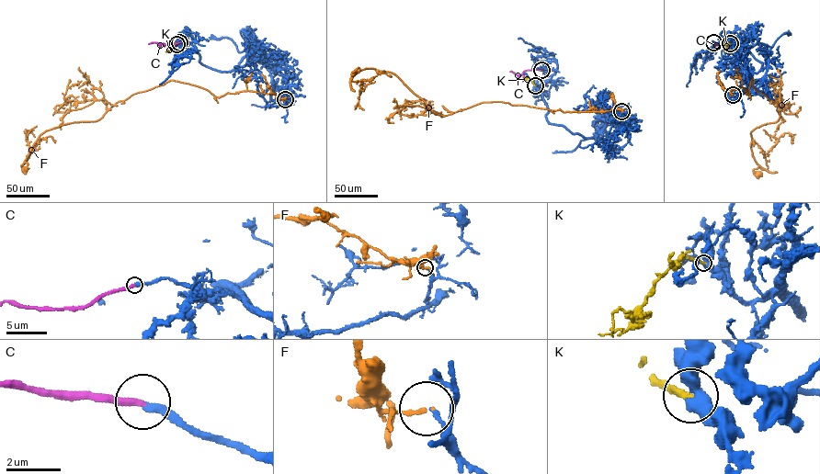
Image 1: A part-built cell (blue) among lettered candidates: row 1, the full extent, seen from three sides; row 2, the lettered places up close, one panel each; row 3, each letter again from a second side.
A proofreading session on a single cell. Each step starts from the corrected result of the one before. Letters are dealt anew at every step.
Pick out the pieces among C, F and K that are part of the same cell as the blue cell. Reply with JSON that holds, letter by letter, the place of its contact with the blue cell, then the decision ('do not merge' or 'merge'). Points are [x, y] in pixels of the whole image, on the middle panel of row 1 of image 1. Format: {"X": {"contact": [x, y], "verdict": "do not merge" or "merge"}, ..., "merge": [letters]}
{"C": {"contact": [541, 70], "verdict": "merge"}, "F": {"contact": [621, 111], "verdict": "do not merge"}, "K": {"contact": [535, 85], "verdict": "merge"}, "merge": ["C", "K"]}

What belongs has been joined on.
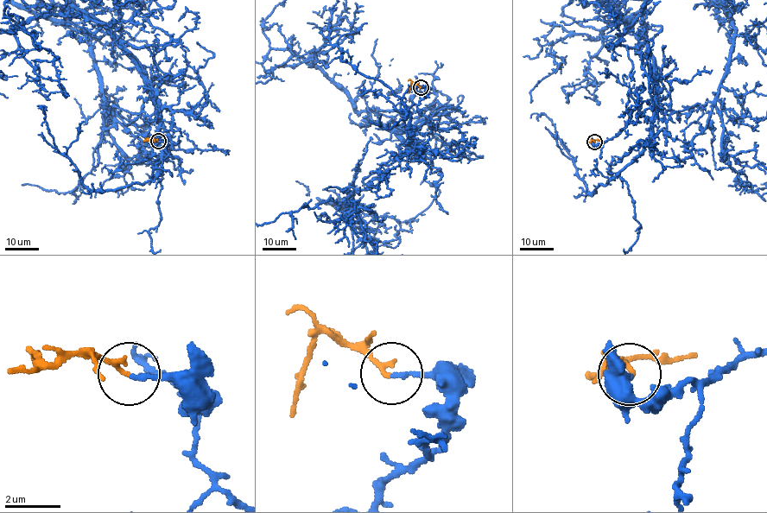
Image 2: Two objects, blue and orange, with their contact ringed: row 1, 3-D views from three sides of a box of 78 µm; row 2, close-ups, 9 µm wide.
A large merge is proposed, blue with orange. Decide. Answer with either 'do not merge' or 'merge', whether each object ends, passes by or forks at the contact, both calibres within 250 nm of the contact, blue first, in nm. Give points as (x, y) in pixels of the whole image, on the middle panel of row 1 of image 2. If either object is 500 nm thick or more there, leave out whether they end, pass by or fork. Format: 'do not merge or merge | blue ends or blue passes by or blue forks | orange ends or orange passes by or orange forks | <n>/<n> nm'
merge | blue ends | orange ends | 170/180 nm

